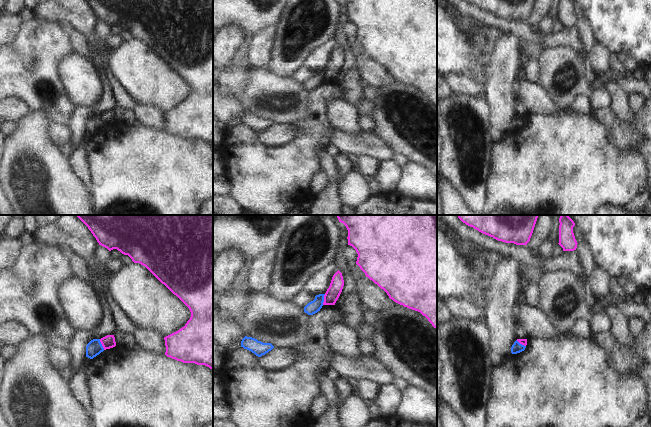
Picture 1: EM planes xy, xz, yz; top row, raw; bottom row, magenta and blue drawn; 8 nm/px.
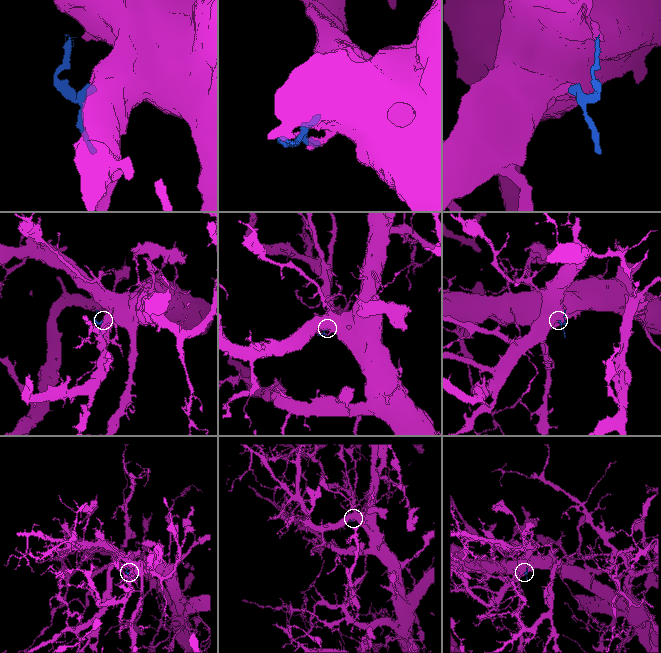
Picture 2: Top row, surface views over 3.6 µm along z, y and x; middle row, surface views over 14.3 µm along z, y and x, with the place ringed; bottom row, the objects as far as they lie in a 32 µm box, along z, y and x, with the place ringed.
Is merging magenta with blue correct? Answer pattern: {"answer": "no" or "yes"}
{"answer": "no"}

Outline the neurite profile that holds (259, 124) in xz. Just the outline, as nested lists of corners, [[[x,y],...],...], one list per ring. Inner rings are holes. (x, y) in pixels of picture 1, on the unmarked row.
[[[245,112],[241,117],[241,123],[247,125],[254,129],[256,132],[261,133],[269,127],[271,127],[274,122],[271,119],[263,119],[255,114]]]

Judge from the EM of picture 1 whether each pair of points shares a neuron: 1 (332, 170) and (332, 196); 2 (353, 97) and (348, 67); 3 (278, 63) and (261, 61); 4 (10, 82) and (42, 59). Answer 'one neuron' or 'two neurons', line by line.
1: one neuron
2: one neuron
3: two neurons
4: one neuron

